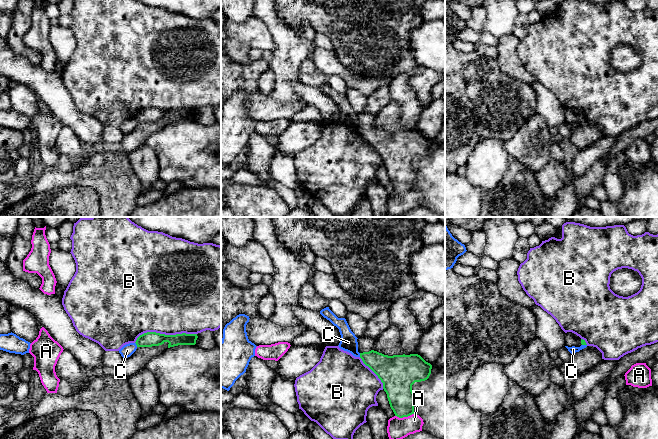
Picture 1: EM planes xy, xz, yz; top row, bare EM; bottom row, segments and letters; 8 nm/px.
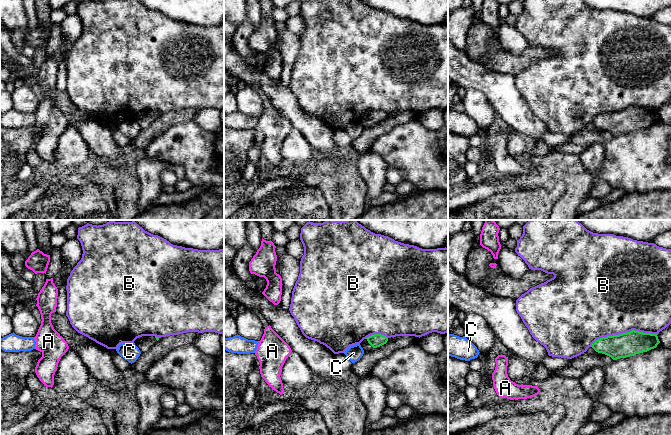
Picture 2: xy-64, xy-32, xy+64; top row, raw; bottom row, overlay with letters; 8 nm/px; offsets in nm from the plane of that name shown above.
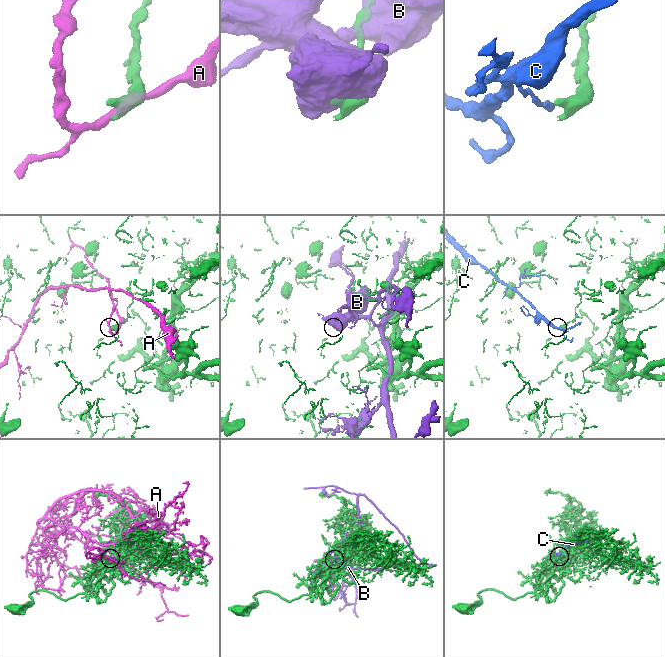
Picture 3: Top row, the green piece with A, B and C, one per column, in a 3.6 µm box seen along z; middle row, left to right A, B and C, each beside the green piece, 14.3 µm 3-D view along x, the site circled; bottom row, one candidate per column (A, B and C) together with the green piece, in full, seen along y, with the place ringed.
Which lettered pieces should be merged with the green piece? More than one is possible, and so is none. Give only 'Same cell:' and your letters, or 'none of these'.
Same cell: none of these

